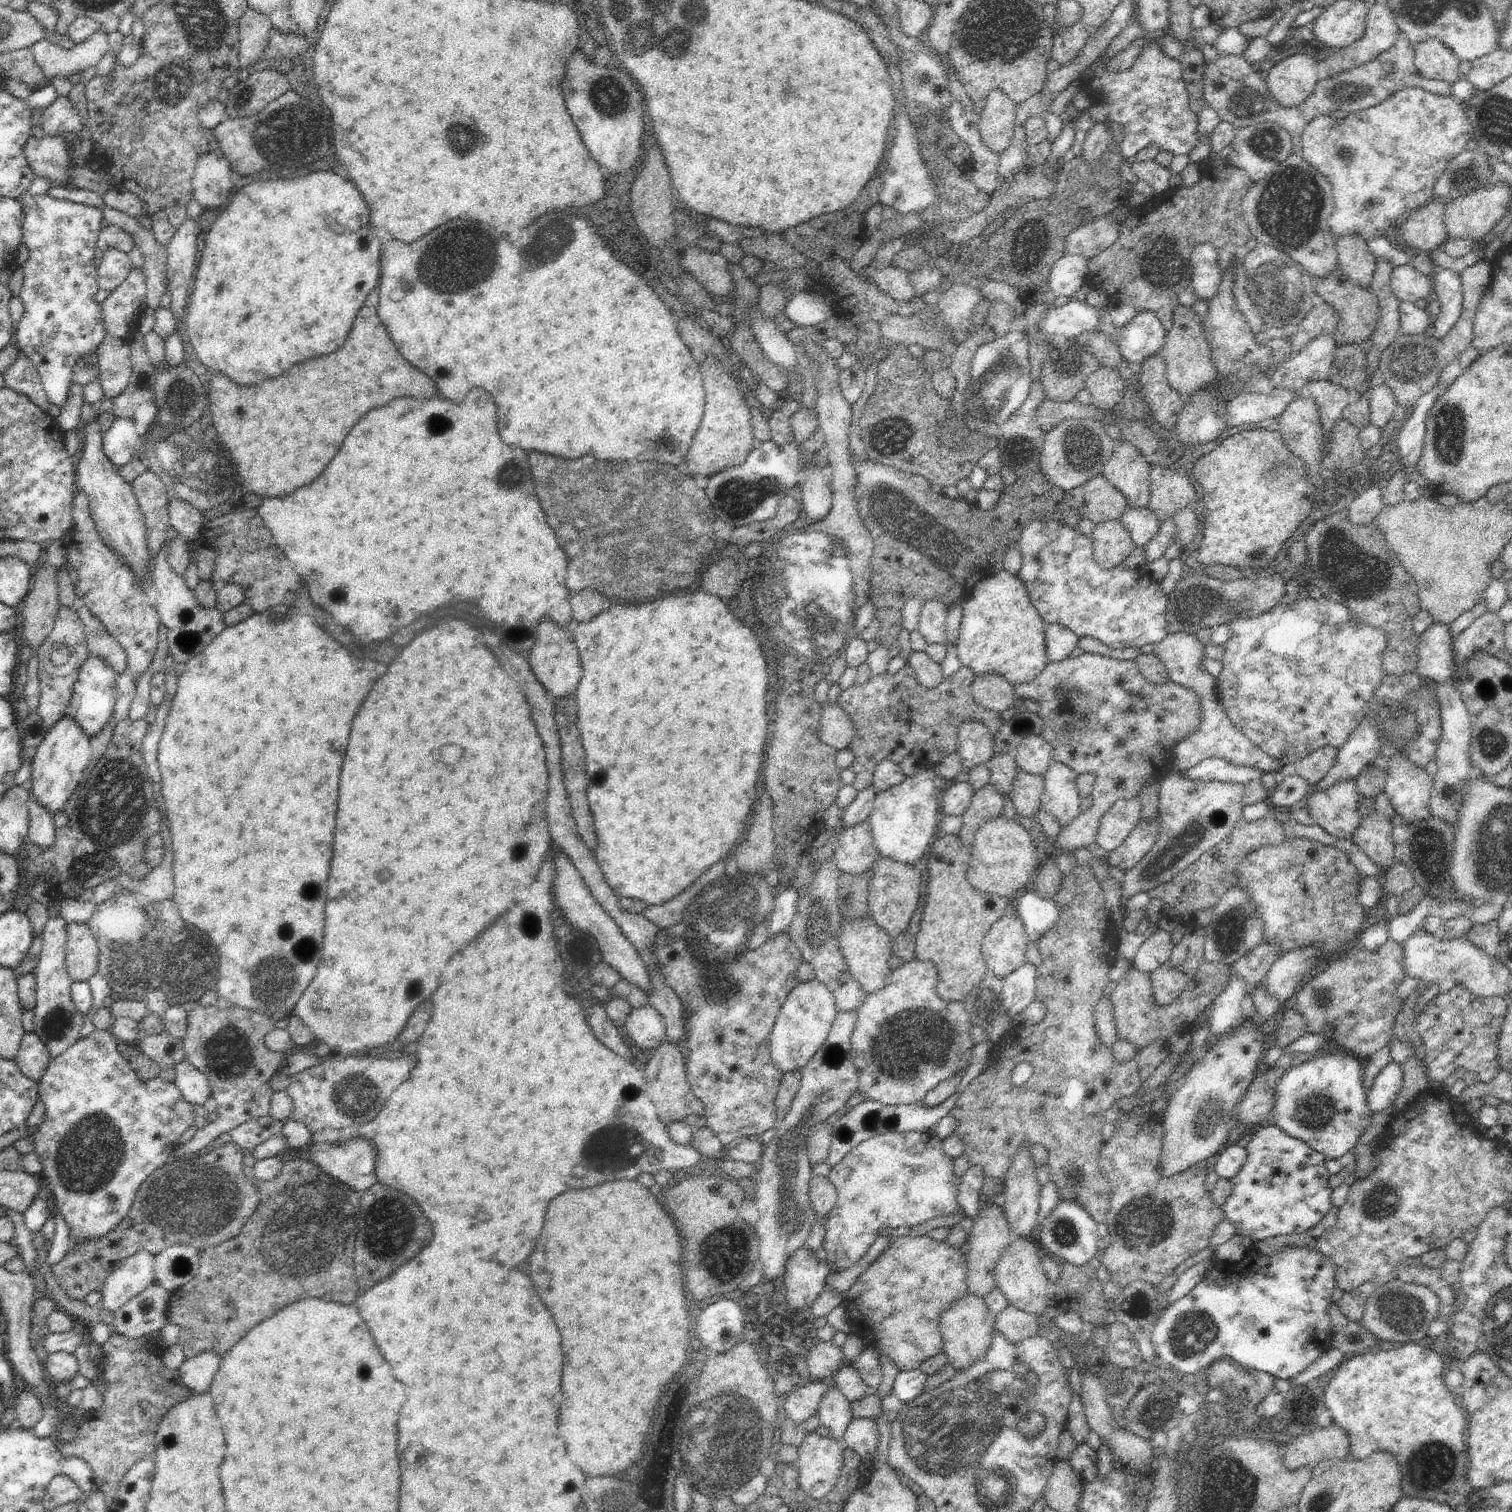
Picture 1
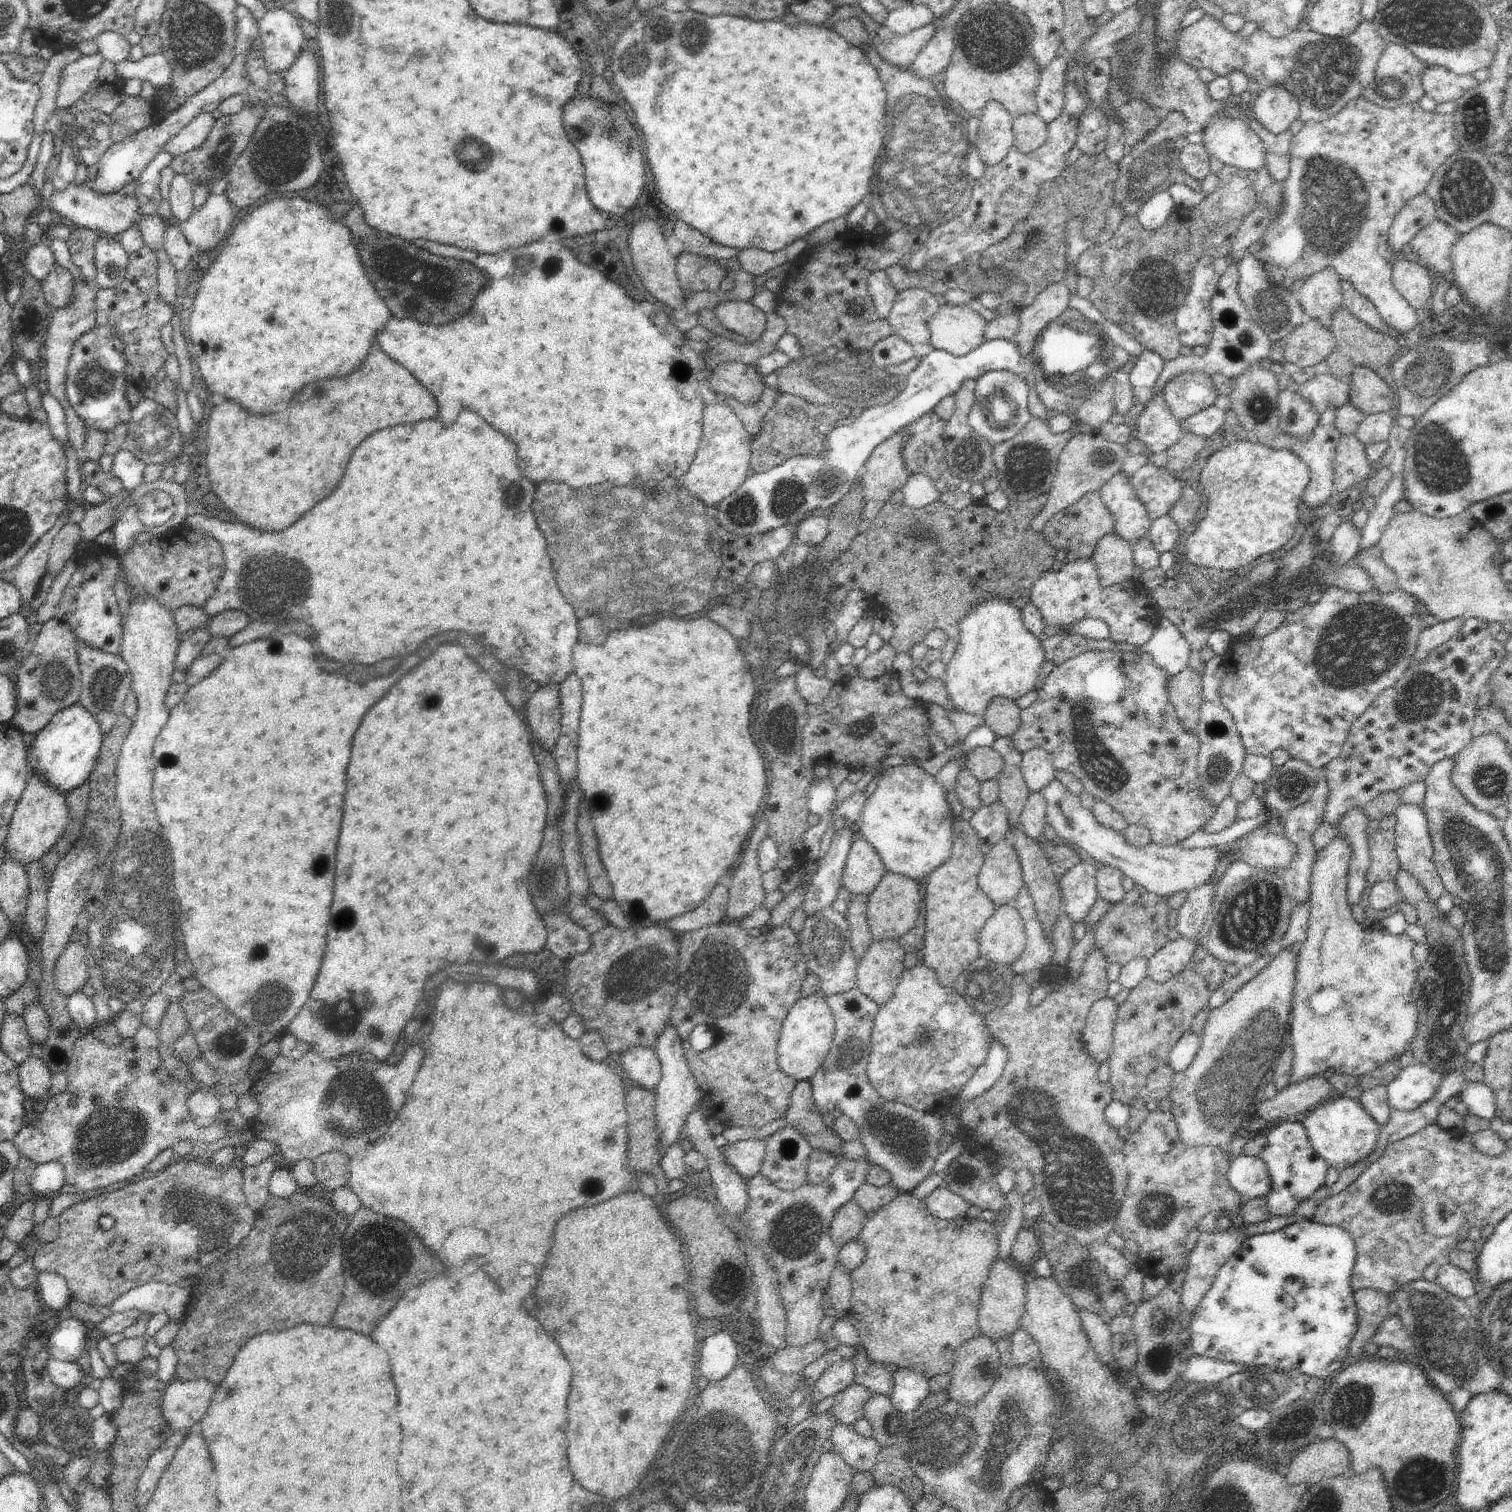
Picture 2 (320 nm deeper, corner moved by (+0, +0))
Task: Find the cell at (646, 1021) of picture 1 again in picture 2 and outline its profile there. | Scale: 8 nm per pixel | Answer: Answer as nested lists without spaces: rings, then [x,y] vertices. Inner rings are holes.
[[[634,1047],[621,1057],[628,1080],[636,1086],[654,1091],[661,1077],[660,1061],[656,1051],[646,1047]]]

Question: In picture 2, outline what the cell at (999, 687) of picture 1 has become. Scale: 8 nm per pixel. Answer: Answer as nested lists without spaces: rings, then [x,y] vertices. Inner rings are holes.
[[[1006,697],[995,698],[985,710],[983,717],[985,725],[994,732],[994,736],[1011,738],[1022,724],[1022,709]]]

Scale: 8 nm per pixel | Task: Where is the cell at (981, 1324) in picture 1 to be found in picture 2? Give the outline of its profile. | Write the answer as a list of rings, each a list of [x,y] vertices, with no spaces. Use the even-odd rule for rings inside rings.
[[[980,1334],[961,1344],[957,1348],[955,1363],[951,1370],[953,1377],[948,1388],[948,1397],[967,1407],[979,1403],[994,1384],[996,1373],[1003,1366],[1001,1360],[1002,1354],[996,1342],[988,1335]]]

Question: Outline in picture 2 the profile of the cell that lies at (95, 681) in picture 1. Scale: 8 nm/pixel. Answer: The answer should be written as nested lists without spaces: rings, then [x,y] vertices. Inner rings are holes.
[[[78,702],[58,711],[35,735],[32,745],[26,748],[29,765],[33,772],[55,791],[68,796],[86,782],[94,768],[103,741],[99,722],[96,722],[93,714]]]

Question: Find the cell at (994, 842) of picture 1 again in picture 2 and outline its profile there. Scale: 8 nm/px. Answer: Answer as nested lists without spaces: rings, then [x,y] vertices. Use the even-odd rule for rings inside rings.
[[[1002,837],[985,856],[977,874],[979,887],[992,899],[996,908],[1013,904],[1023,887],[1023,873],[1015,840]]]

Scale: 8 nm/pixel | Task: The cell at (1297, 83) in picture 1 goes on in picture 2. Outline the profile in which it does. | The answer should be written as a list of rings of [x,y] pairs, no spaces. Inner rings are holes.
[[[1284,87],[1263,89],[1251,100],[1252,116],[1272,134],[1284,133],[1299,118],[1298,99]]]

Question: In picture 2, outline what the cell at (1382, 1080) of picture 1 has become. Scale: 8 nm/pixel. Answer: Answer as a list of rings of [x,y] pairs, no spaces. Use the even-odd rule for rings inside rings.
[[[1427,1066],[1405,1067],[1387,1085],[1387,1099],[1392,1109],[1415,1111],[1428,1102],[1442,1084],[1443,1075]]]

